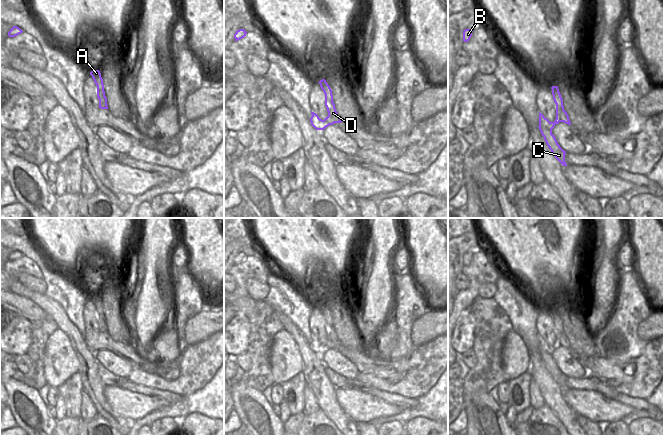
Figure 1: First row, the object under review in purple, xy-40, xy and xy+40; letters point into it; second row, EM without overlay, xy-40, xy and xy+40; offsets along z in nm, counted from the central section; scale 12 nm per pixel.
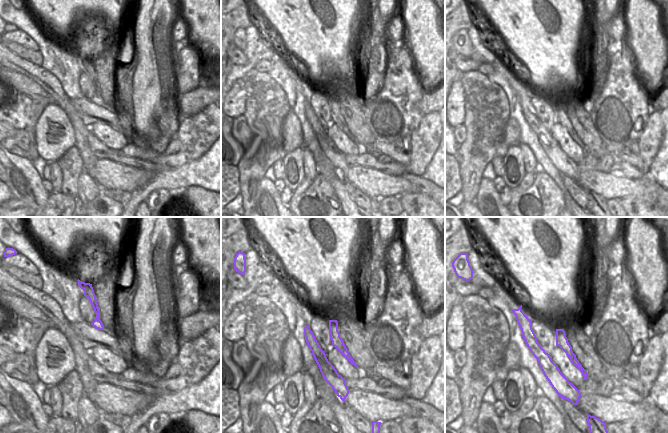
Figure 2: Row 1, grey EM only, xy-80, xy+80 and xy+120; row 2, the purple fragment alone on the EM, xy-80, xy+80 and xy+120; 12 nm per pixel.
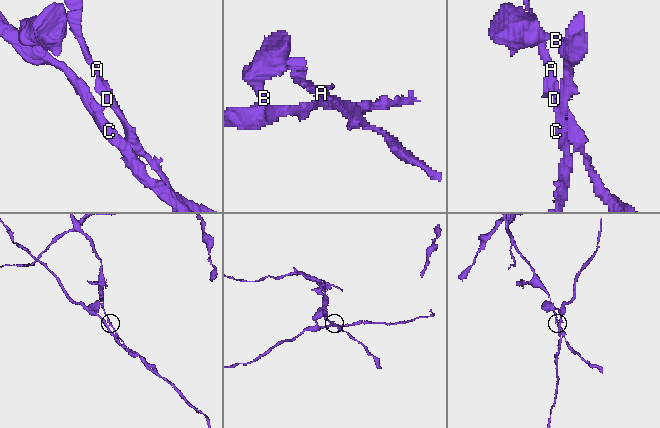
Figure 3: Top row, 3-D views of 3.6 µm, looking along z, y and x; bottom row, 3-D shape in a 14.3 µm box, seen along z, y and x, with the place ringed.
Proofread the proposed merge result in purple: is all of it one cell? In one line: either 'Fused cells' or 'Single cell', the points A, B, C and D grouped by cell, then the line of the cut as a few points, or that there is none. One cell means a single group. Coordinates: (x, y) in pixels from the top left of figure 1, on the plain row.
Fused cells. Groups: A D / B C. Split along xy (323, 344), (329, 348)

